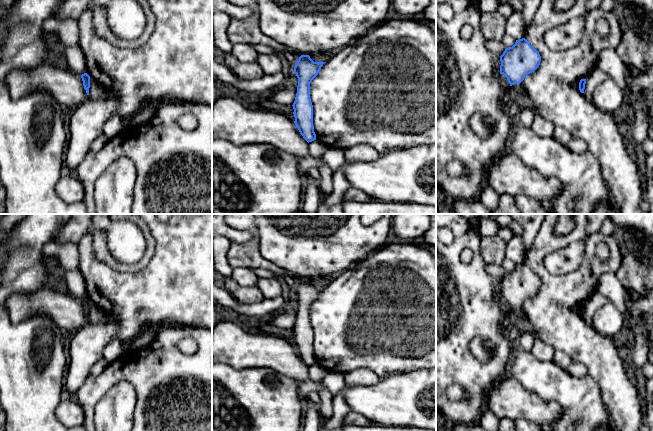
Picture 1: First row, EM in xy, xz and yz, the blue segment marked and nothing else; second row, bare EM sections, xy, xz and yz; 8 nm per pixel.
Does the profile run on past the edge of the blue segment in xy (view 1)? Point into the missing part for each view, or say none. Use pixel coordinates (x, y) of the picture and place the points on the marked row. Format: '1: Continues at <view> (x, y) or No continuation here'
1: No continuation here

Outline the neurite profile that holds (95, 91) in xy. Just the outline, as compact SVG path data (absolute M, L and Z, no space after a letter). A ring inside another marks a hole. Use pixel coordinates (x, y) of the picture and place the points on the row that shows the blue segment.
M90 77L89 99L99 99L102 96L102 87Z

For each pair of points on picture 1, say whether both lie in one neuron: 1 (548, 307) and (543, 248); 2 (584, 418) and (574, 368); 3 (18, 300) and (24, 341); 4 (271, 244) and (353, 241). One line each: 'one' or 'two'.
1: one
2: two
3: two
4: one

